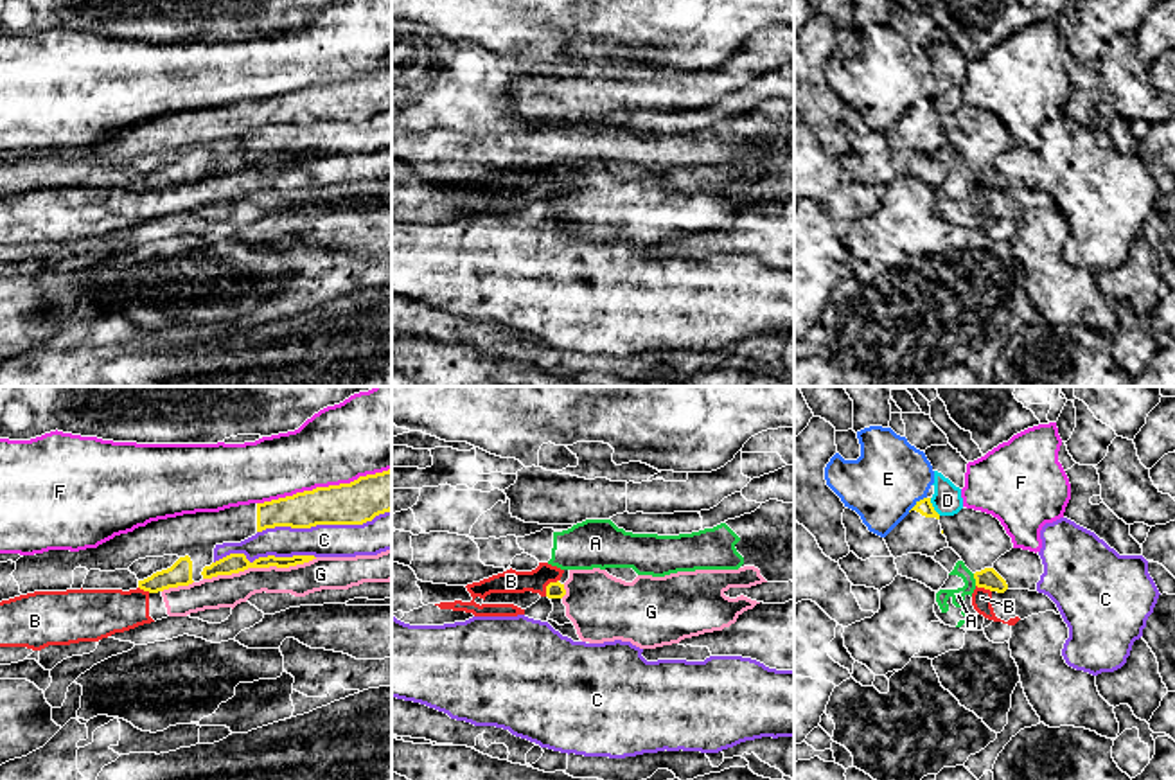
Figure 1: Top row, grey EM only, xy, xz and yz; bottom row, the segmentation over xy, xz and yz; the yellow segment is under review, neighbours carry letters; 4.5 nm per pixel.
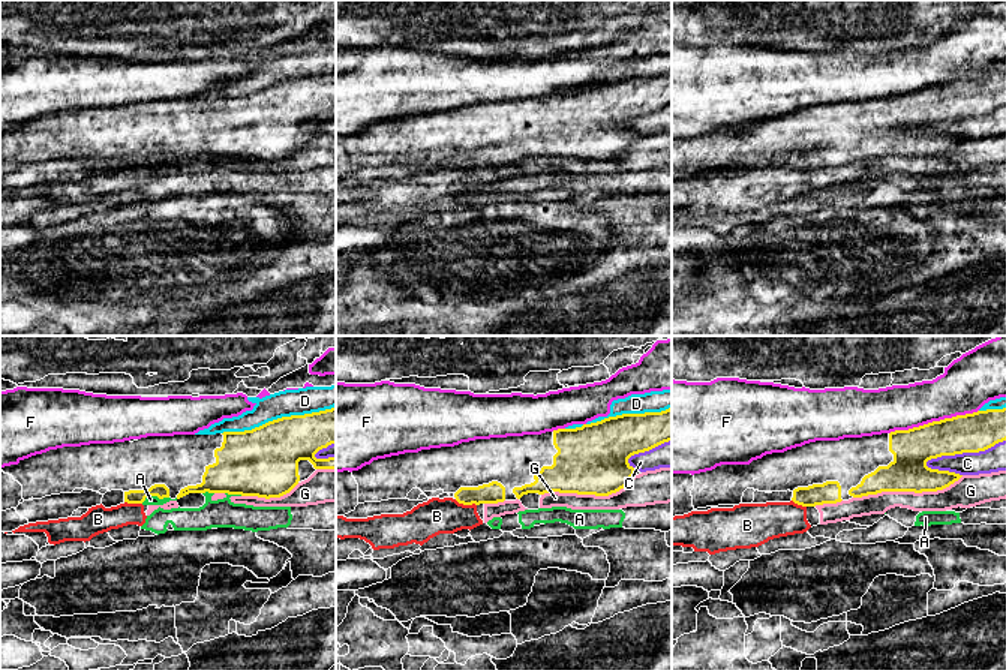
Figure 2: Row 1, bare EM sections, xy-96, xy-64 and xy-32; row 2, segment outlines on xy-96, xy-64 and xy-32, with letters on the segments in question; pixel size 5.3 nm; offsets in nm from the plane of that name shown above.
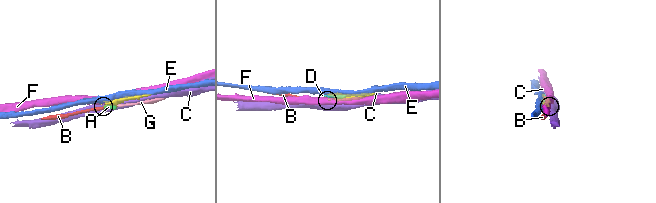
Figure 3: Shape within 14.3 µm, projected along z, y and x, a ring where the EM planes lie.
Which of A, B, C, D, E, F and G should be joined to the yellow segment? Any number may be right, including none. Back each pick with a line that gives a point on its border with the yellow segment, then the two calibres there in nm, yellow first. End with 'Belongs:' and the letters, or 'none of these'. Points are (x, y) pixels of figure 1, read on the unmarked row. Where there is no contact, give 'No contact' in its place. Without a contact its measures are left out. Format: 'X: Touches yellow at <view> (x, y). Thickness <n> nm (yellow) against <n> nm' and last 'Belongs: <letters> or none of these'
Belongs: none of these

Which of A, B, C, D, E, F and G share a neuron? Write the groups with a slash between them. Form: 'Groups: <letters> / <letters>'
Groups: A / B G / C / D / E / F

